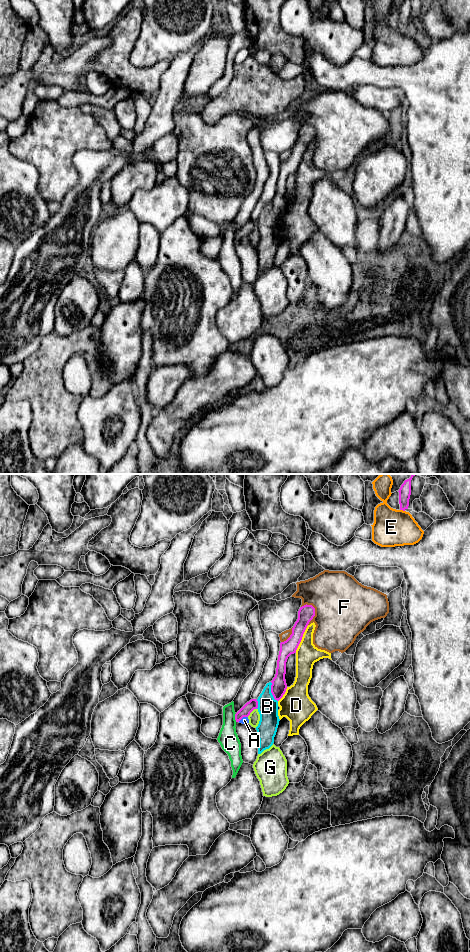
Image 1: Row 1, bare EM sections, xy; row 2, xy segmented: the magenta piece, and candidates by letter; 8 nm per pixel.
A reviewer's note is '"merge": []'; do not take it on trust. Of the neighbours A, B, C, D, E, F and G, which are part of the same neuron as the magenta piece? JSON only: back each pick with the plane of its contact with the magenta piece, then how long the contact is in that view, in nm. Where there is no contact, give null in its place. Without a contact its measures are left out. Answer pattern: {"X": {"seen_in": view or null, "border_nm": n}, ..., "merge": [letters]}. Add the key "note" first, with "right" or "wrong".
{"note": "right", "merge": []}

